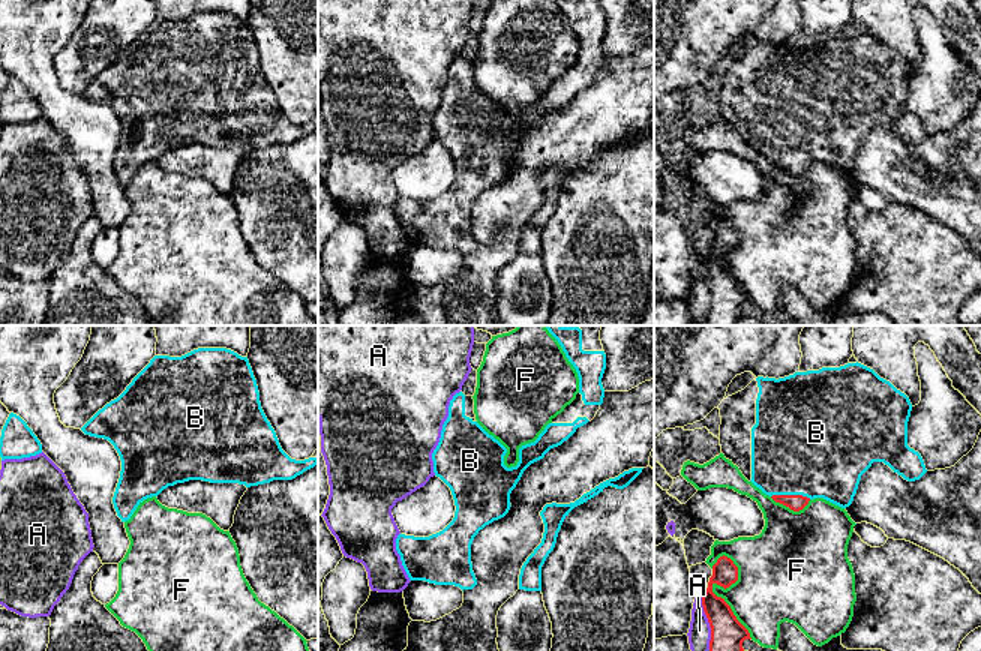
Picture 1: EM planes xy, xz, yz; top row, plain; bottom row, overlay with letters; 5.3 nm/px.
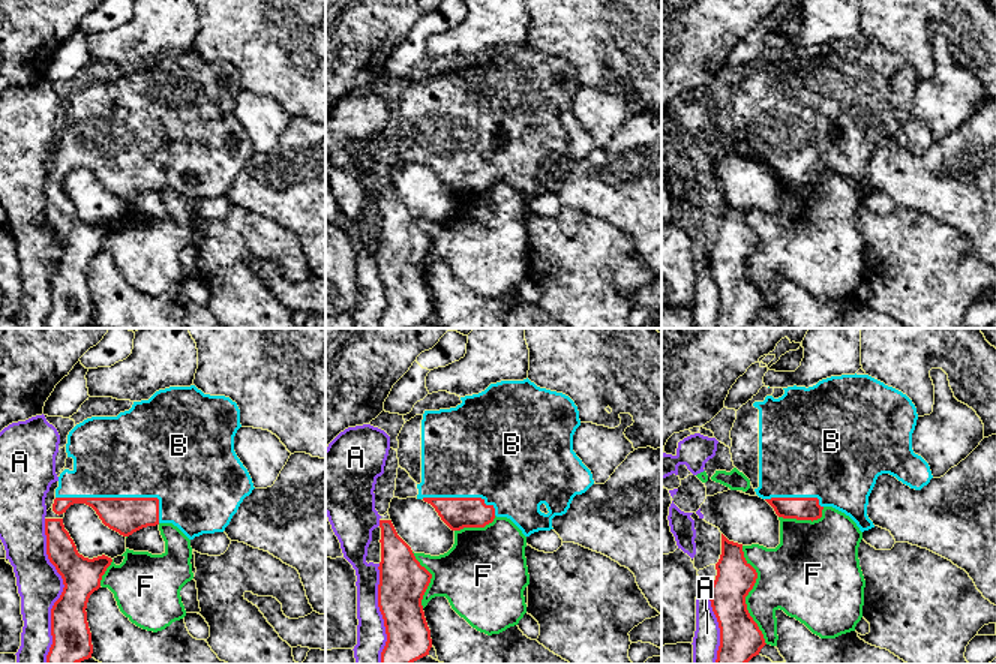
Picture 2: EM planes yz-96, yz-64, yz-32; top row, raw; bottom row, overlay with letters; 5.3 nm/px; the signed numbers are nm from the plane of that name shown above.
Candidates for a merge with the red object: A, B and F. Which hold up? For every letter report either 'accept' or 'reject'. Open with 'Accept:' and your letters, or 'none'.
Accept: B
A: reject
B: accept
F: reject

